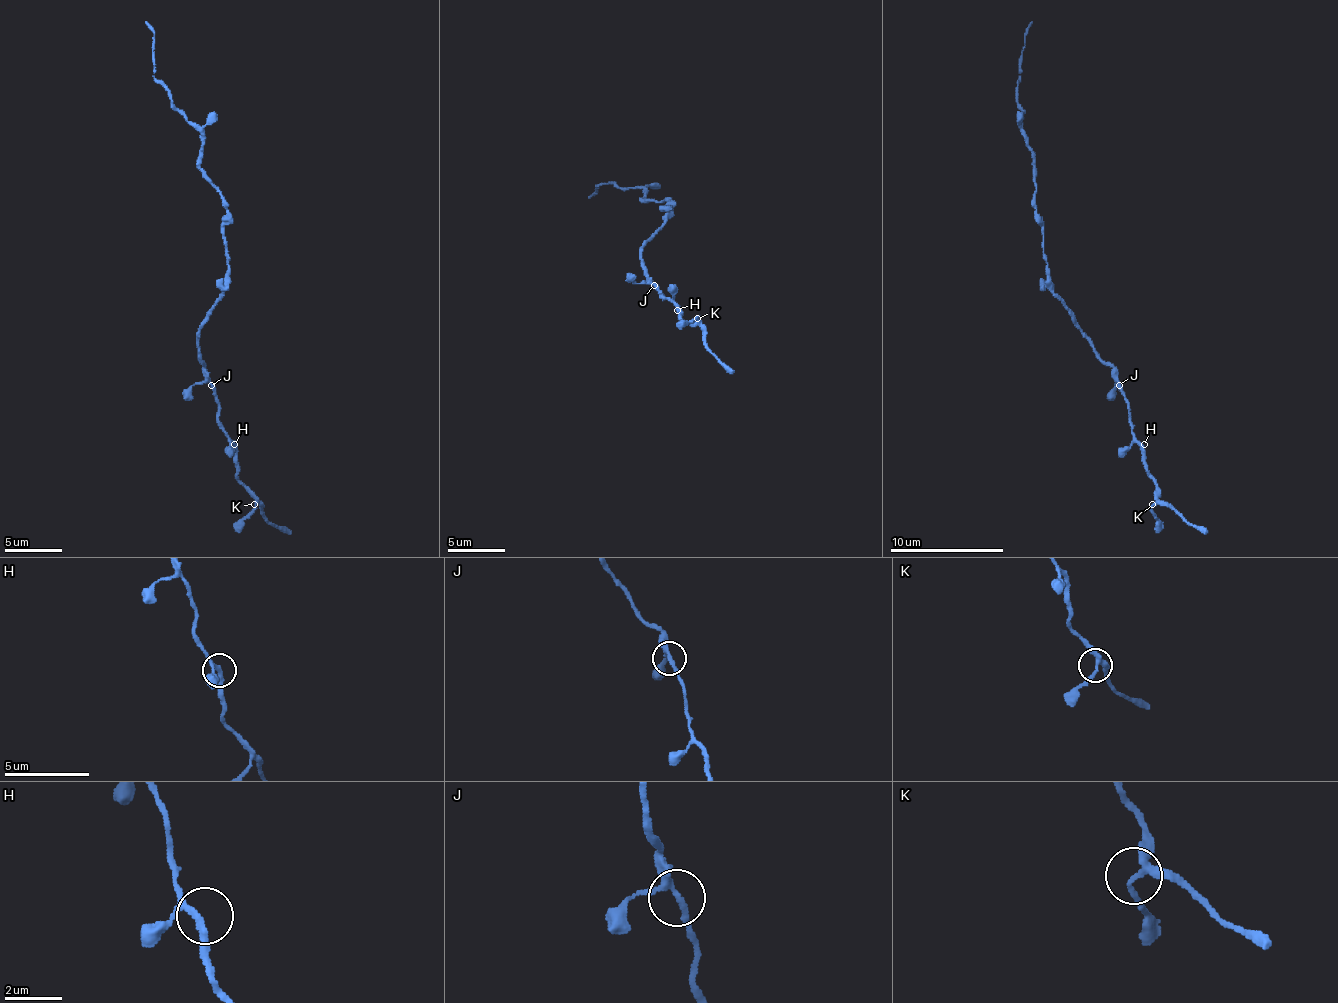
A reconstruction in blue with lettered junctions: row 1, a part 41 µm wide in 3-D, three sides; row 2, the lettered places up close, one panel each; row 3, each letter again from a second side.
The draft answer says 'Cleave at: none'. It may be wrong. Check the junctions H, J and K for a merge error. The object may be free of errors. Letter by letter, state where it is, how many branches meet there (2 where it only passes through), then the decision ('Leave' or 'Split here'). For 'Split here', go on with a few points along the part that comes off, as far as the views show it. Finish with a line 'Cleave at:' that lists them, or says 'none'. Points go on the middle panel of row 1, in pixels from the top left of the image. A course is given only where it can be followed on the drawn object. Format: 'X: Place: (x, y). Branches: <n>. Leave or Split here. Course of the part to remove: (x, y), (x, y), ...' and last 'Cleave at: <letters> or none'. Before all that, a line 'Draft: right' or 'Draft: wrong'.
Draft: right
H: Place: (677, 310). Branches: 3. Leave
J: Place: (654, 285). Branches: 3. Leave
K: Place: (697, 318). Branches: 3. Leave
Cleave at: none

